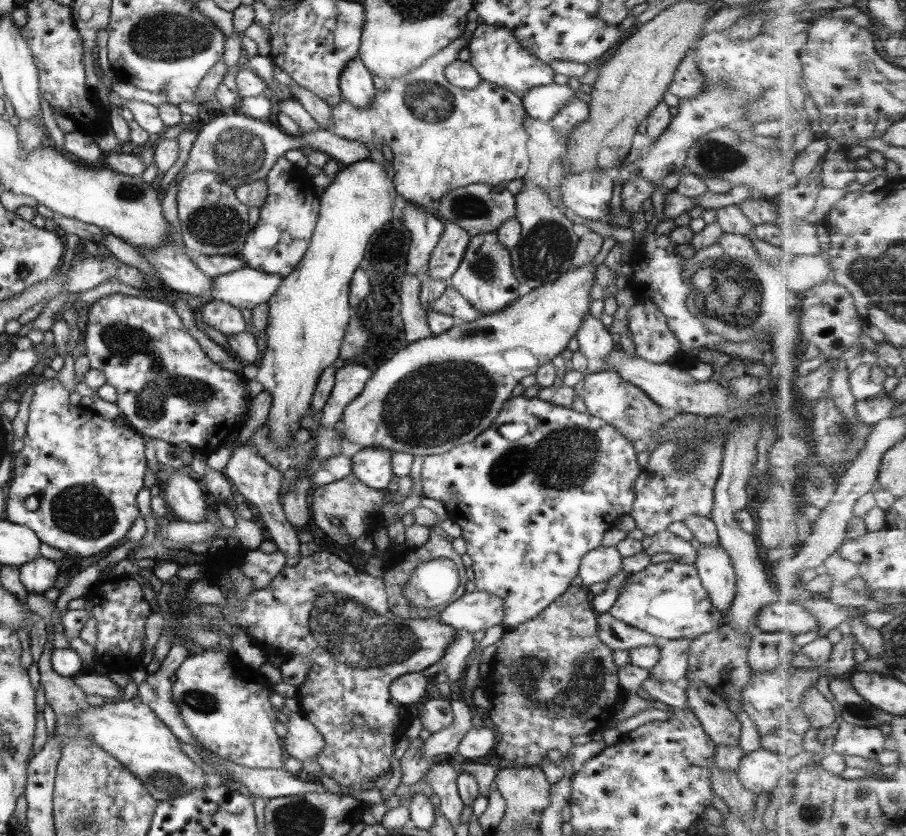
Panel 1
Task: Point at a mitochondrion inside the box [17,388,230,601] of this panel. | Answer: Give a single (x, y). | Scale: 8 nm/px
(83, 510)

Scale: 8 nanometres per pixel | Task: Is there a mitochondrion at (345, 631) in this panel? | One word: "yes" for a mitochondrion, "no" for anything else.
yes

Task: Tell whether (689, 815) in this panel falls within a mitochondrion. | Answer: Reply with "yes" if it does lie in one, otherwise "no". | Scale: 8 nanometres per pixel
no

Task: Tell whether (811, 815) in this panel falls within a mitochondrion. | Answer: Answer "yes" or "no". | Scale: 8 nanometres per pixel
yes

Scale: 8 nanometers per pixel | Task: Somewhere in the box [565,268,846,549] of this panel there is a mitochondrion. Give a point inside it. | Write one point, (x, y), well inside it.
(686, 456)

